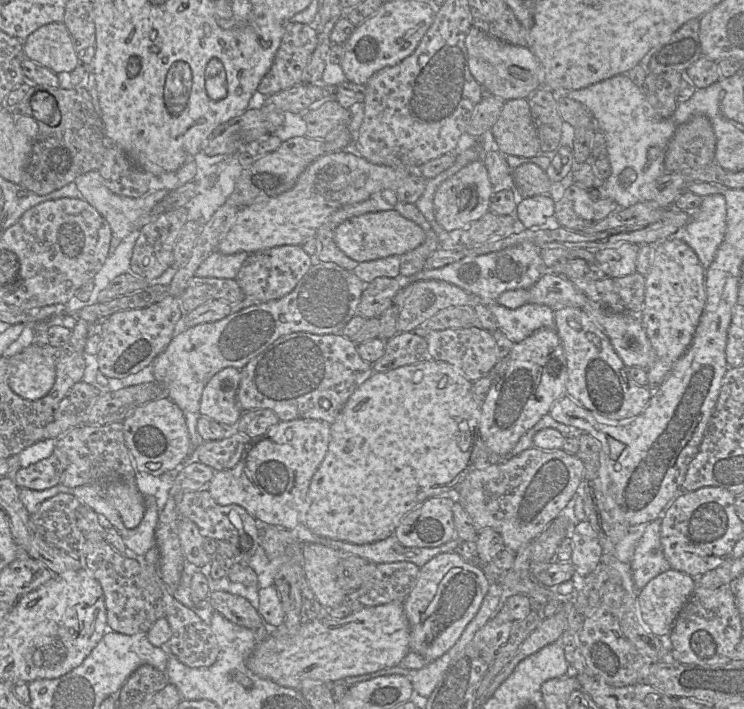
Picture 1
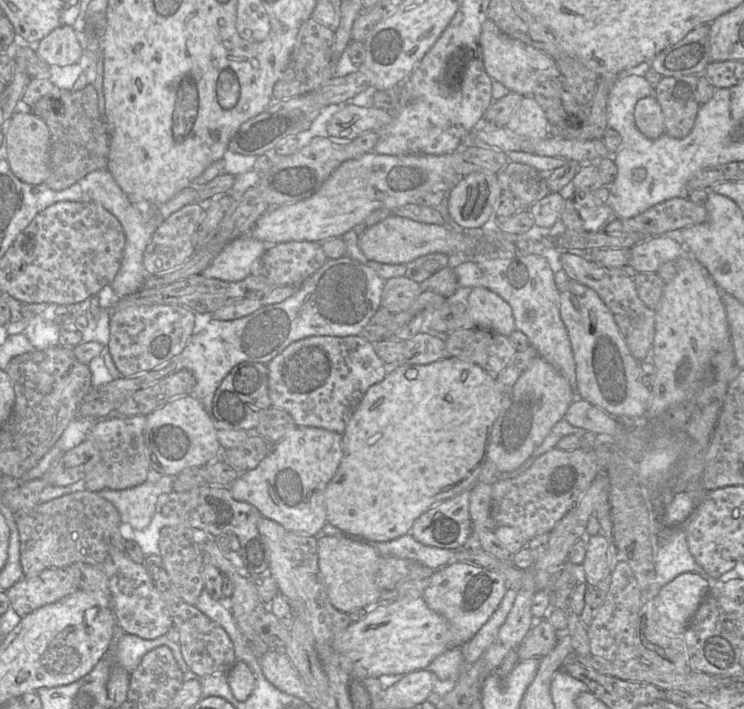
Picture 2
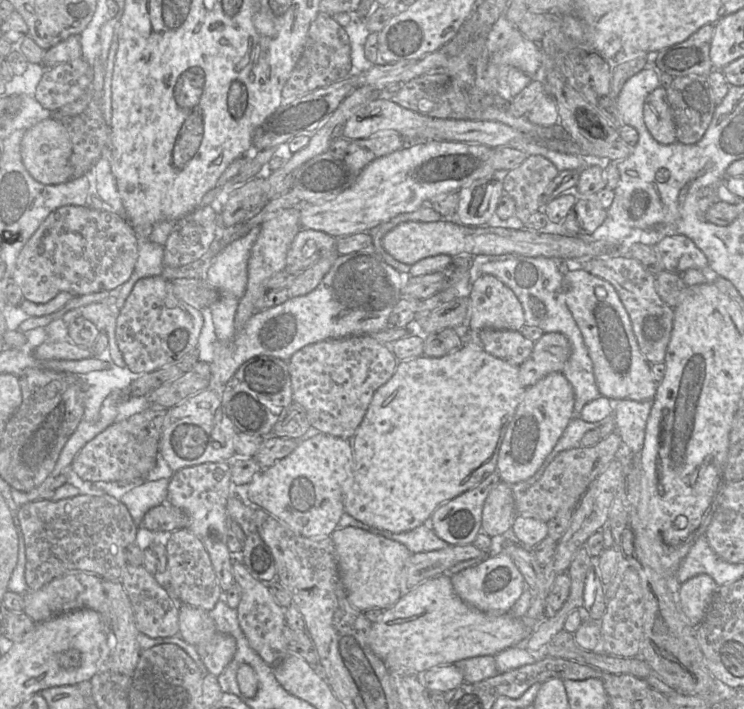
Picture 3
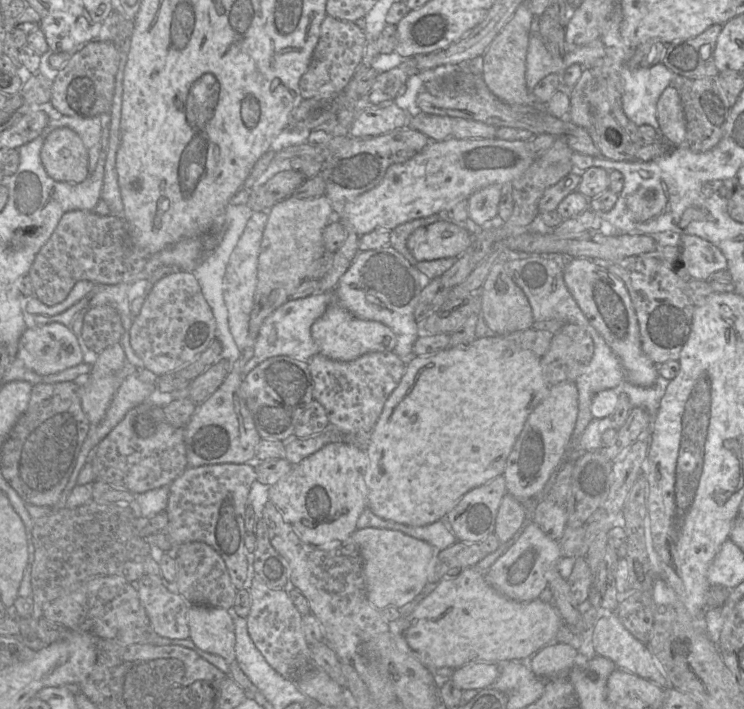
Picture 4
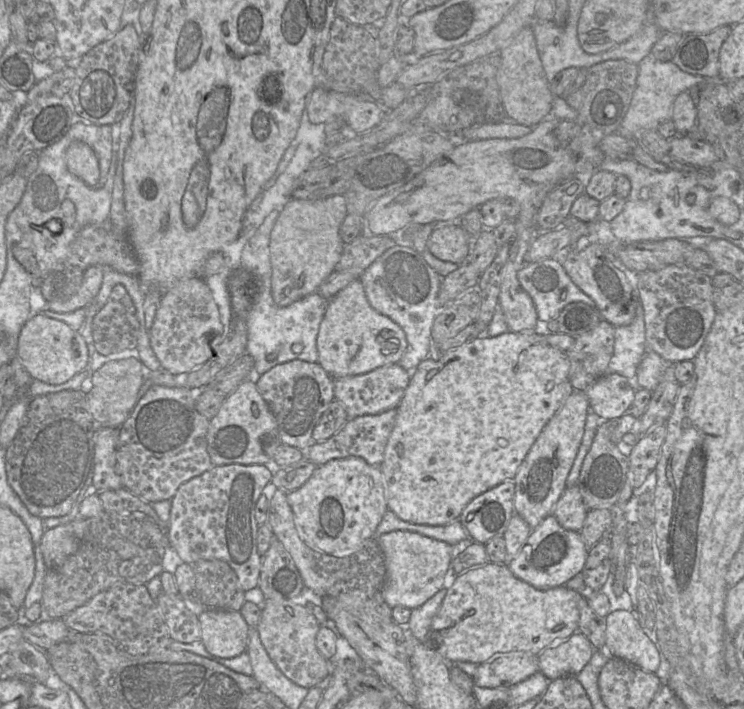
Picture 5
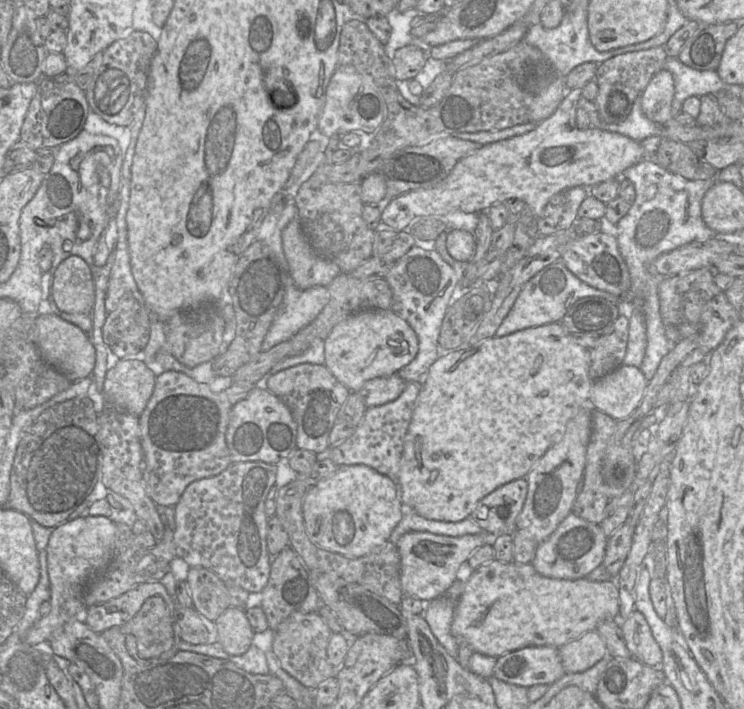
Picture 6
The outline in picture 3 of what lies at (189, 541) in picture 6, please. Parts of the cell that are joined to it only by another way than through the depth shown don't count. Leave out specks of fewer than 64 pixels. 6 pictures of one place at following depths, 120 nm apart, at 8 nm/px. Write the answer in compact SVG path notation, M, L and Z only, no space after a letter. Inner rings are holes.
M203 463L183 468L169 478L167 501L182 509L188 516L188 529L202 542L207 550L218 583L222 591L230 589L234 583L233 560L227 546L228 514L227 500L235 495L236 484L231 479L228 463Z

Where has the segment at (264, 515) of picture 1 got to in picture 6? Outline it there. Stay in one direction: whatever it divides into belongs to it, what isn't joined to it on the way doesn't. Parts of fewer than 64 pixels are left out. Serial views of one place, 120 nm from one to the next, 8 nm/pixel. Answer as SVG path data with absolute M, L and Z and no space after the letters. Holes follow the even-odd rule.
M364 464L339 465L327 478L311 486L303 498L305 529L317 546L358 558L389 540L401 520L401 490L397 481Z

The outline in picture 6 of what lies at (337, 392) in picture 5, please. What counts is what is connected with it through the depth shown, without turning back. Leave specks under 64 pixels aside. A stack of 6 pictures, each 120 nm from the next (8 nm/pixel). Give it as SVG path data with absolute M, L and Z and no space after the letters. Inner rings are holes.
M395 373L368 380L358 393L363 396L367 407L370 408L394 401L400 396L406 385L407 382L398 373Z

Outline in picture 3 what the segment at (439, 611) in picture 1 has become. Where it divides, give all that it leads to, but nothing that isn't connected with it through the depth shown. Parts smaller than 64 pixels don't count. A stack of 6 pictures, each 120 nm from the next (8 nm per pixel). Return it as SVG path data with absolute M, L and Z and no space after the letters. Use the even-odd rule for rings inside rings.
M504 551L495 552L478 565L466 568L450 576L456 594L478 610L490 613L508 612L525 589L525 580Z

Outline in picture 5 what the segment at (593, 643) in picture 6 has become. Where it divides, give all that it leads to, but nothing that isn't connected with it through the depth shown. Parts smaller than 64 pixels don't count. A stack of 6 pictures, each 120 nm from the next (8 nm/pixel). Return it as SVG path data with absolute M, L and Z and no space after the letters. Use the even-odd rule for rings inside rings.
M582 633L572 635L566 642L555 647L545 648L537 655L539 671L550 681L566 675L575 676L587 665L595 650L596 648Z

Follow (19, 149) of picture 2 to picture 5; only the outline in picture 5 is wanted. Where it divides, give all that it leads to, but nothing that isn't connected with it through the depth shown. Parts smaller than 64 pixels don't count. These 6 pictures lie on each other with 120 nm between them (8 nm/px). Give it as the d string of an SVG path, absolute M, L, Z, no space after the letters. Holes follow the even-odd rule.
M81 141L72 142L66 151L68 170L90 187L97 187L100 179L99 162L93 149Z

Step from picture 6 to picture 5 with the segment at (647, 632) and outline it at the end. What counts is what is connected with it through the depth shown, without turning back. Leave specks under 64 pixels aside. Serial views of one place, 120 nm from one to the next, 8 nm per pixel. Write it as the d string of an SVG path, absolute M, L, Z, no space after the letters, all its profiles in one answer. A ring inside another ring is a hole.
M617 610L605 618L607 654L656 673L660 667L660 652L641 627L637 612Z

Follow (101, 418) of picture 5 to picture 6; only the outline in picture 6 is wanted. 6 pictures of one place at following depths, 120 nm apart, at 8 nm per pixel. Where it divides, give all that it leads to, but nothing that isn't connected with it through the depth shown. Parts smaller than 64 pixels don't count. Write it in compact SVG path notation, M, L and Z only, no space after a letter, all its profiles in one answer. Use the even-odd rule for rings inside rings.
M120 360L106 373L103 386L105 404L140 416L152 396L156 377L140 360Z

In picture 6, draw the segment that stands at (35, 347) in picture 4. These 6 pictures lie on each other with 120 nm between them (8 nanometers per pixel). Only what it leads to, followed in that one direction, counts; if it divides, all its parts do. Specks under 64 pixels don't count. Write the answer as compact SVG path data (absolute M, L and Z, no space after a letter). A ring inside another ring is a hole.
M53 313L38 314L36 317L34 343L44 359L63 372L72 382L90 376L94 369L96 351L88 336L77 326Z

